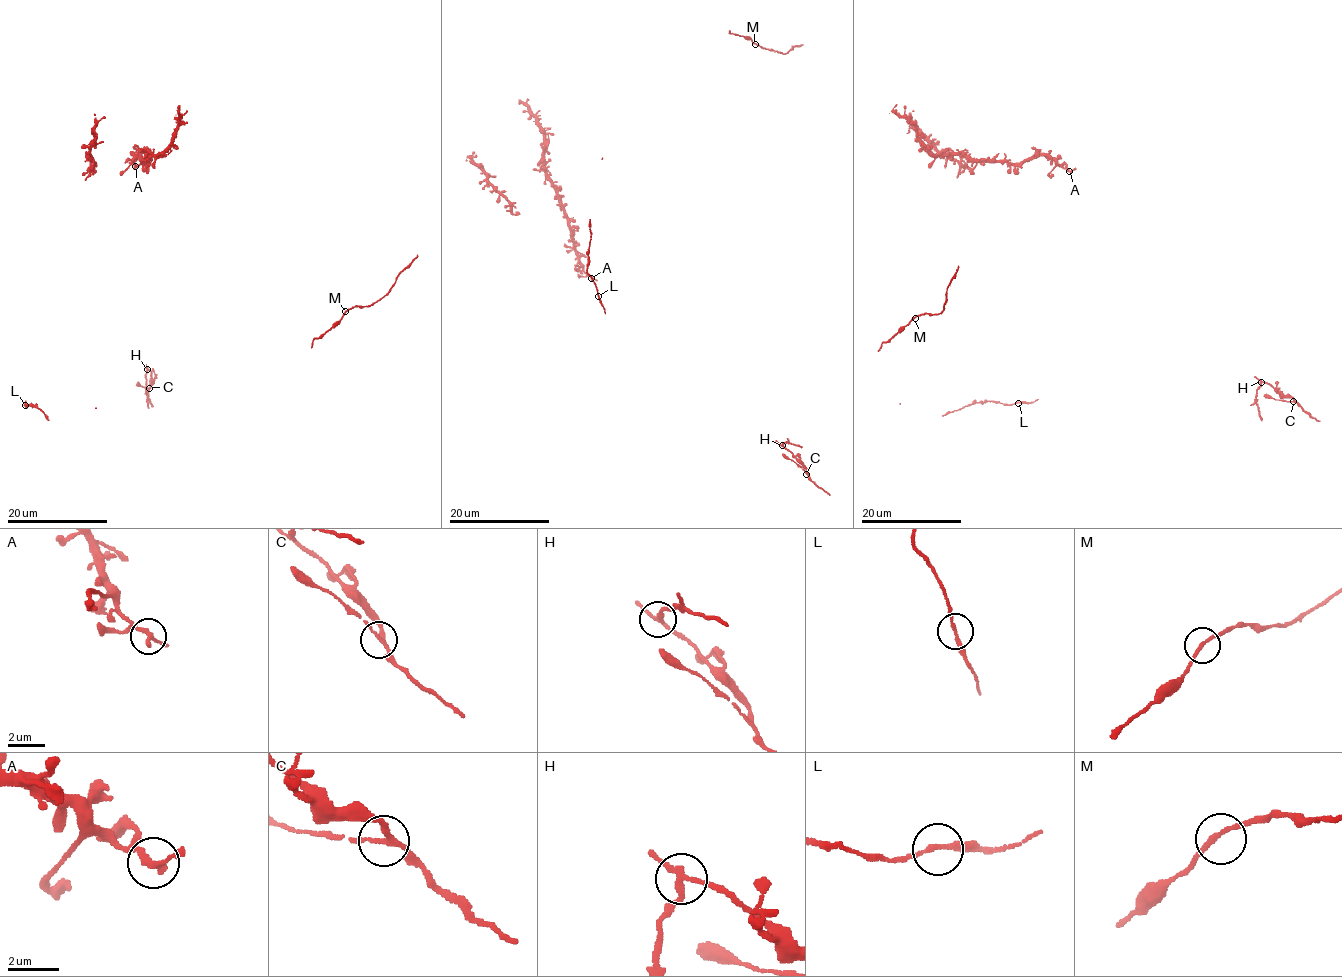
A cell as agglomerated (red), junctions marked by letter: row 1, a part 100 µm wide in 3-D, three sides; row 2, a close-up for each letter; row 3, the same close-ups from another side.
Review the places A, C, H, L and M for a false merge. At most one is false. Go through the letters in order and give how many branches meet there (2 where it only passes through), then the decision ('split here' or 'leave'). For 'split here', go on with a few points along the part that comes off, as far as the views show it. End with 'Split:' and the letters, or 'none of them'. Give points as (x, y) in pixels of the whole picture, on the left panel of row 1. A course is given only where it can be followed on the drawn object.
A: 3 branches meet; leave
C: 2 branches meet; leave
H: 3 branches meet; split here; foreign part runs (146, 369), (149, 408)
L: 2 branches meet; leave
M: 2 branches meet; leave
Split: H

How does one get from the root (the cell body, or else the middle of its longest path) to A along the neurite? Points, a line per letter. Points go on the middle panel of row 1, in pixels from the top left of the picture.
A: (561, 200), (578, 262), (591, 278)

